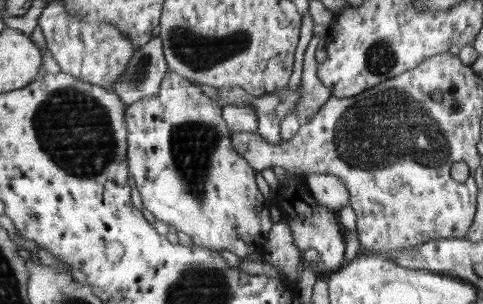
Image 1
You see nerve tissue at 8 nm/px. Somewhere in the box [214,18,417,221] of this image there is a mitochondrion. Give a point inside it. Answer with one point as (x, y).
(381, 57)

